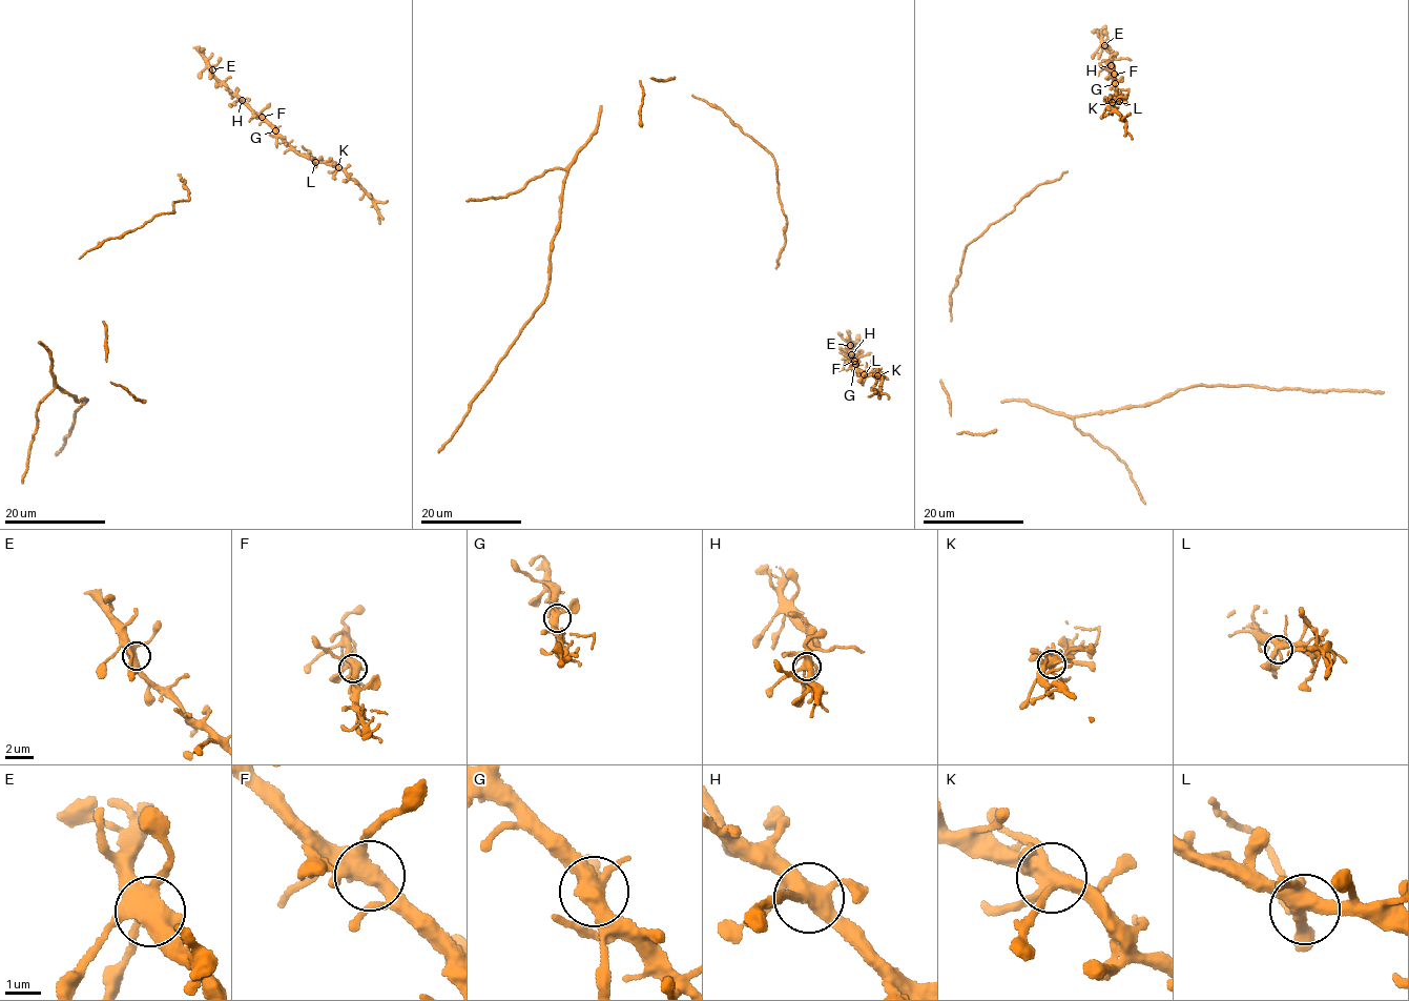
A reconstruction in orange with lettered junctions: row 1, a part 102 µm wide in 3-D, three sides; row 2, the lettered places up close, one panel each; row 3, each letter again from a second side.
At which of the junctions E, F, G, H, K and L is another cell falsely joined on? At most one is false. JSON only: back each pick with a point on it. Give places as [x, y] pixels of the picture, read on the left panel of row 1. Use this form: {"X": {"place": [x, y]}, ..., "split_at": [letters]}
{"split_at": []}

